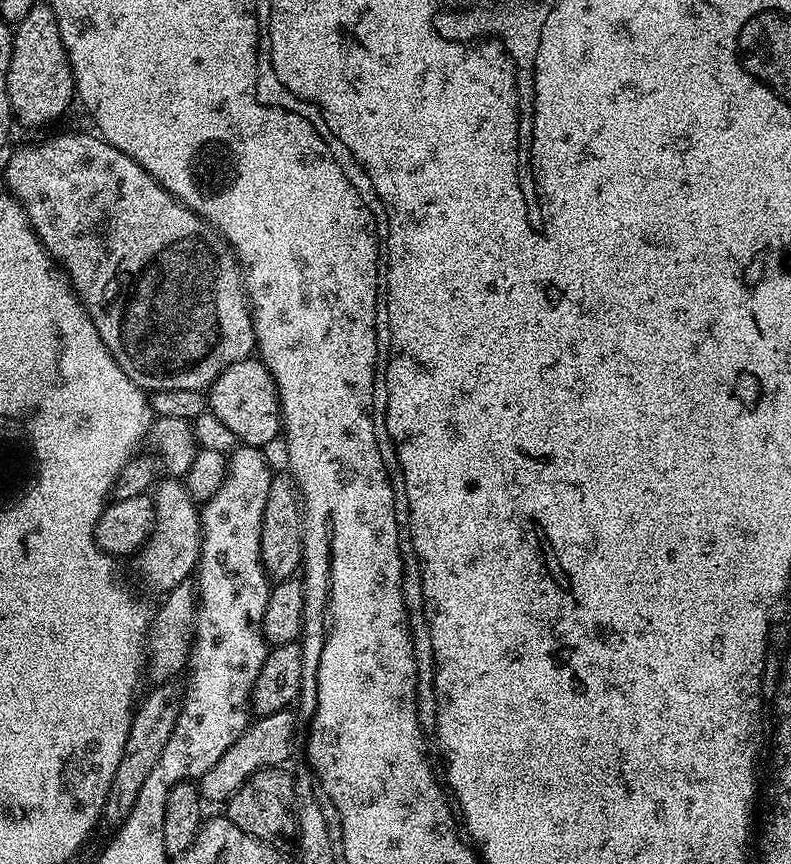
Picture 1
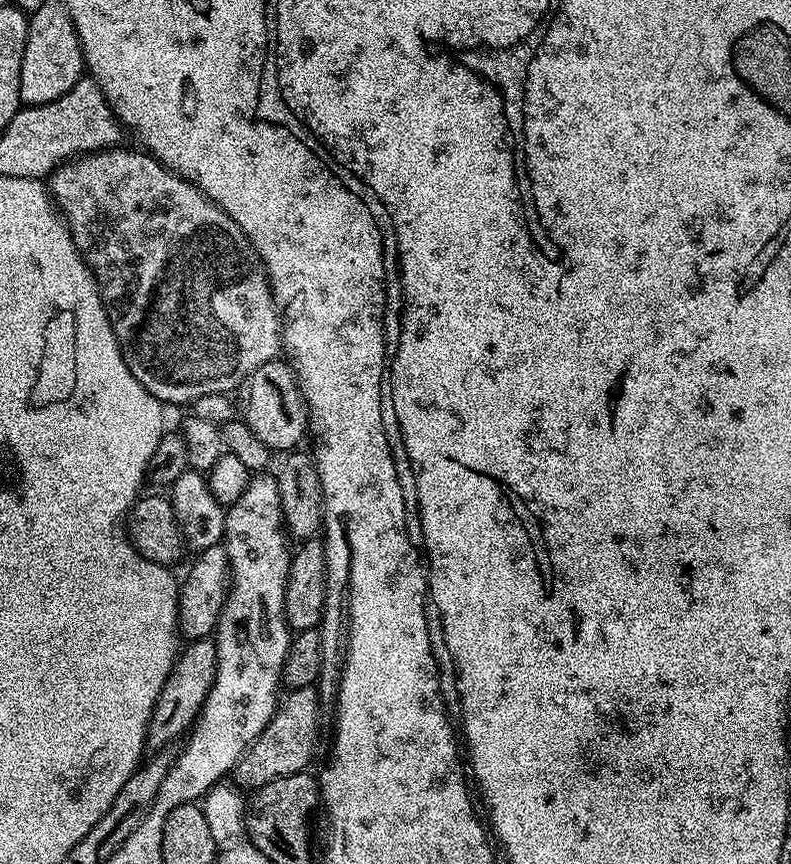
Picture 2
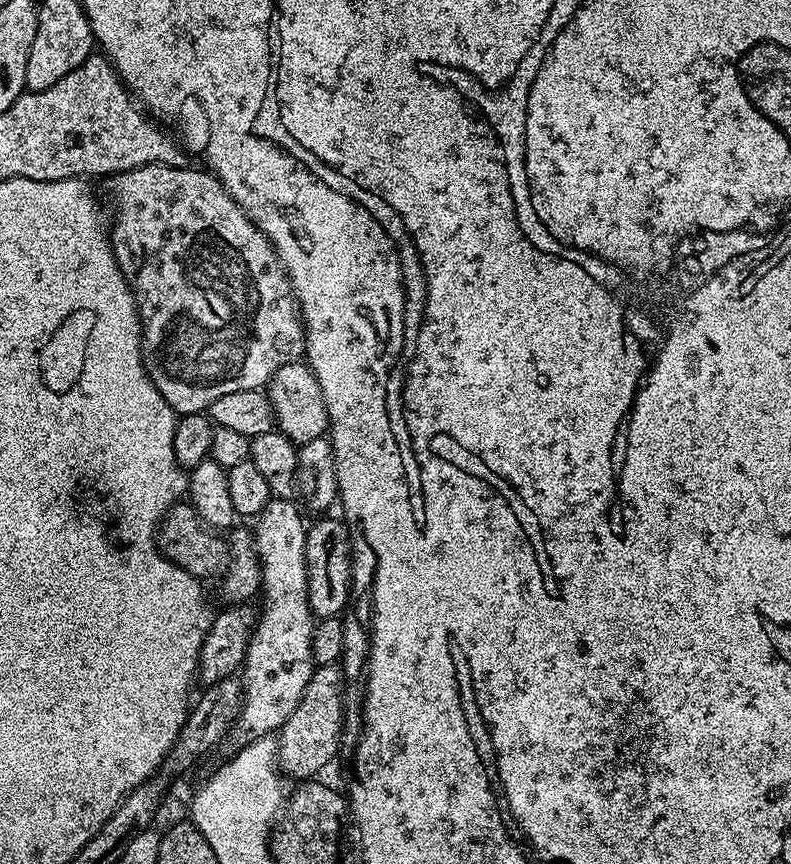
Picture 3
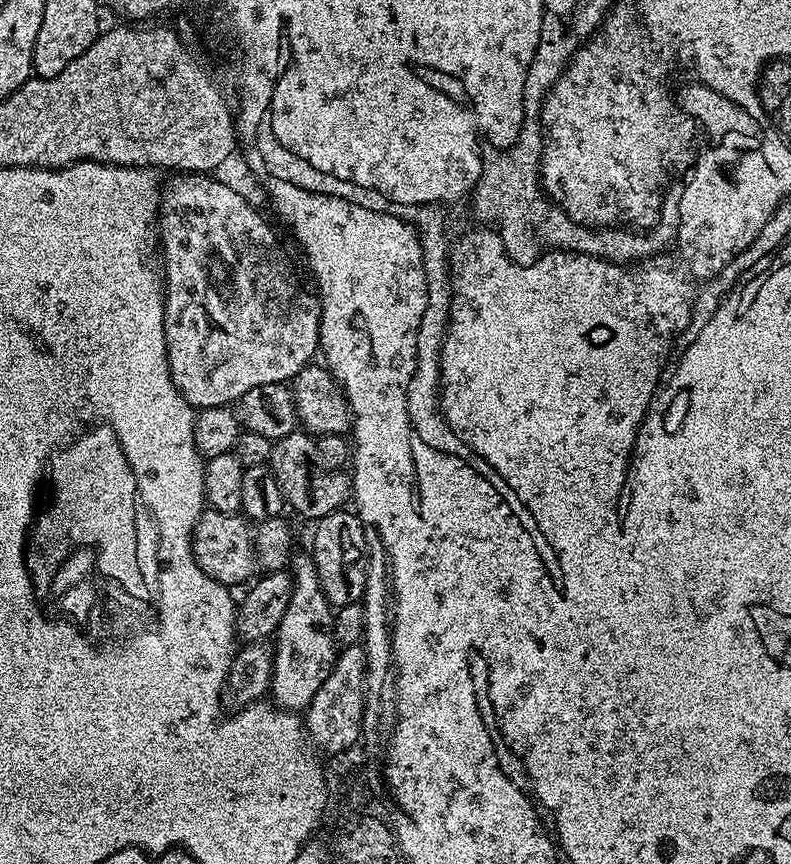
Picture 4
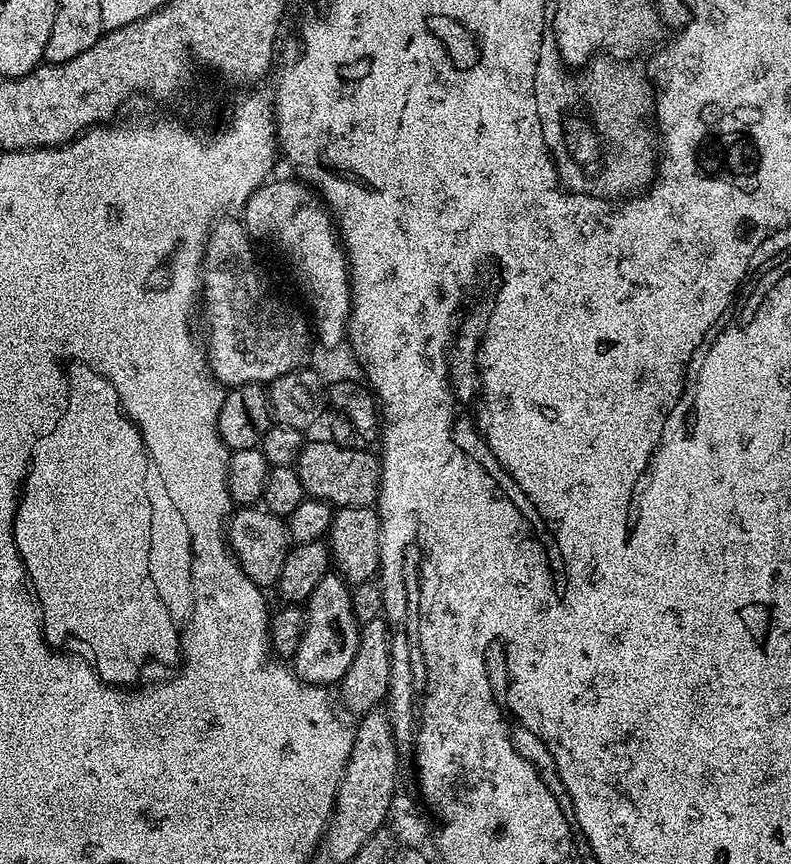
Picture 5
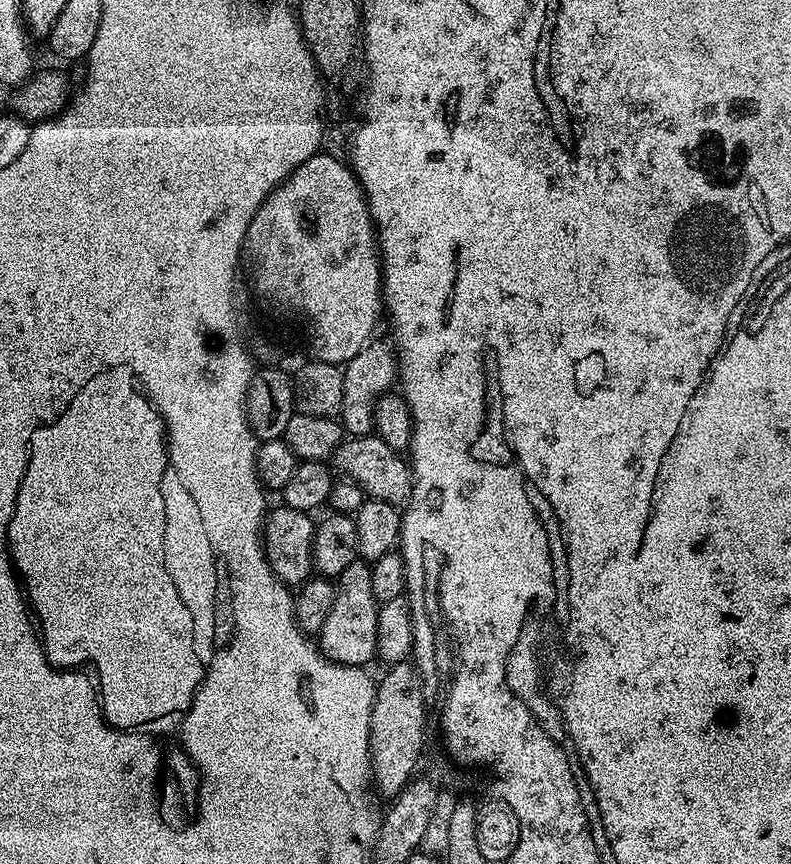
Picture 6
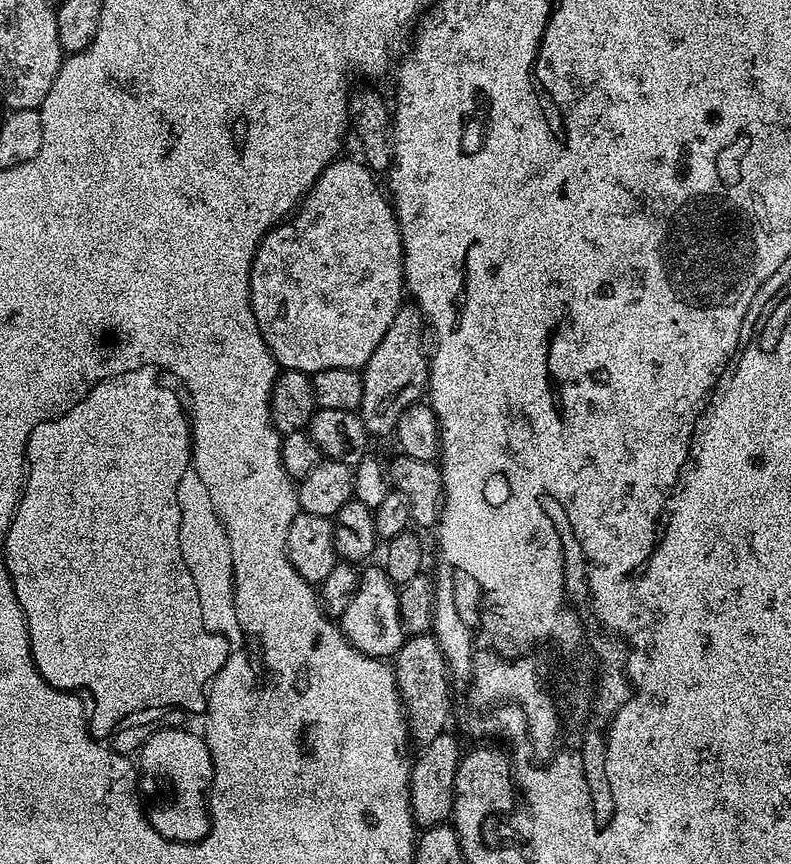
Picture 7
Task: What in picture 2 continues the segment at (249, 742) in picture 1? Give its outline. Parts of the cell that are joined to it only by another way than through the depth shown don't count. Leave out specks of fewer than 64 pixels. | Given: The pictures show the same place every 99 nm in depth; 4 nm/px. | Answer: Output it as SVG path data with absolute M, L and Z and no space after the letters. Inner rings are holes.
M315 687L298 688L289 691L288 701L281 703L276 709L275 715L266 726L263 734L252 743L247 752L240 757L240 761L234 769L235 783L244 785L248 790L261 788L266 782L286 778L290 774L298 774L309 767L308 763L312 760L312 755L316 752L316 743L320 740L320 696L316 693Z

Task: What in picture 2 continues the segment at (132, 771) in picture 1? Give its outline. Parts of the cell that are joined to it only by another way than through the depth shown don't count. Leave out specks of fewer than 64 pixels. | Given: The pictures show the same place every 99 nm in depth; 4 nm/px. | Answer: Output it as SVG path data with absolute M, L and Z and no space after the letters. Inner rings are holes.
M201 638L183 645L180 655L176 657L176 665L166 680L166 686L162 688L162 694L158 694L158 702L150 714L146 741L149 749L167 749L180 735L183 737L195 725L196 717L214 686L217 666L215 639Z

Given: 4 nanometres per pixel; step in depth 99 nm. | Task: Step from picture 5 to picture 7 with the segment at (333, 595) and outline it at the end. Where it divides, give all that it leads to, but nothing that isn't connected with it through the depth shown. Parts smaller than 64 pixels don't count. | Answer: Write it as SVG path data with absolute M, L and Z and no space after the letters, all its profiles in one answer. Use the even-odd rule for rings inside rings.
M384 567L363 569L358 590L354 598L350 598L350 606L346 606L344 615L339 617L338 627L348 643L362 654L377 658L395 657L406 639L406 631L400 619L399 600L397 585L393 584Z

